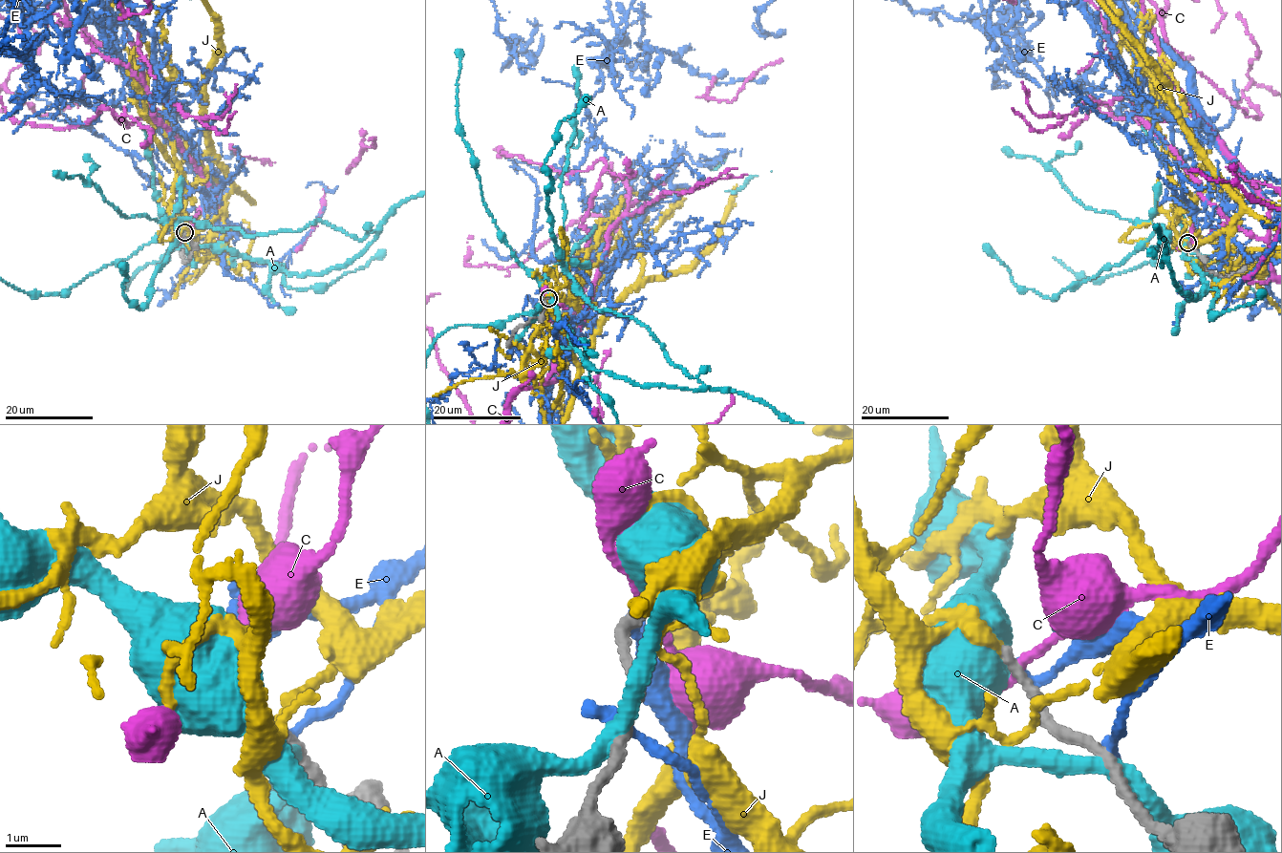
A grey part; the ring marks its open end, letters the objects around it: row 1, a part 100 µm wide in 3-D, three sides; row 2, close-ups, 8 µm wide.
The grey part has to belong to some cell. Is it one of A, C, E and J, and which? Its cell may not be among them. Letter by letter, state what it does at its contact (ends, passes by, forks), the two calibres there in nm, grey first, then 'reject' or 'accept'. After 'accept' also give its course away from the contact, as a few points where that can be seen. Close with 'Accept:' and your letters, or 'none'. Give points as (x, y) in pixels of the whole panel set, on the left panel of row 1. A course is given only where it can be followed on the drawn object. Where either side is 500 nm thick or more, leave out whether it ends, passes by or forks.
A: calibres 190 and 750 nm; reject
C: it passes by; calibres 200 and 130 nm; reject
E: it ends; calibres 260 and 140 nm; reject
J: it passes by; calibres 170 and 190 nm; reject
Accept: none

